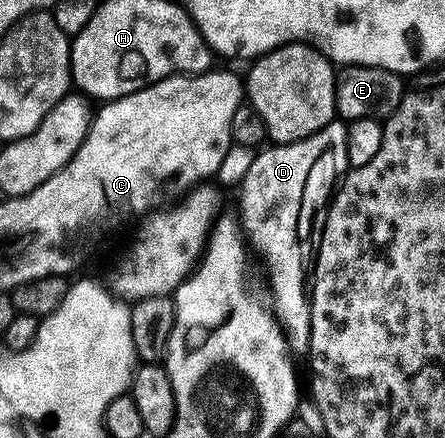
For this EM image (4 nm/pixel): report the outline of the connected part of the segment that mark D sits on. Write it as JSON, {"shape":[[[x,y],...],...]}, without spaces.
{"shape":[[[335,120],[328,123],[320,132],[301,138],[299,142],[270,144],[259,149],[238,190],[242,190],[238,194],[238,210],[242,213],[240,230],[249,249],[251,251],[254,249],[266,265],[266,274],[270,277],[270,294],[274,297],[273,317],[284,335],[287,347],[293,353],[295,350],[302,355],[310,349],[311,295],[308,293],[308,275],[312,270],[312,255],[315,253],[315,243],[320,237],[319,231],[323,223],[323,219],[319,216],[325,215],[328,203],[336,190],[335,183],[343,173],[342,166],[344,167],[346,162],[346,128],[345,121]]]}

